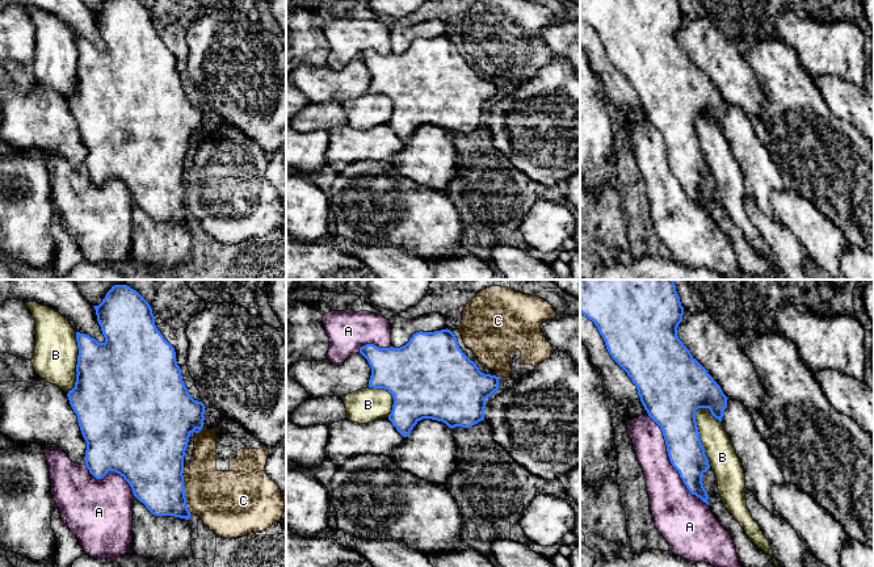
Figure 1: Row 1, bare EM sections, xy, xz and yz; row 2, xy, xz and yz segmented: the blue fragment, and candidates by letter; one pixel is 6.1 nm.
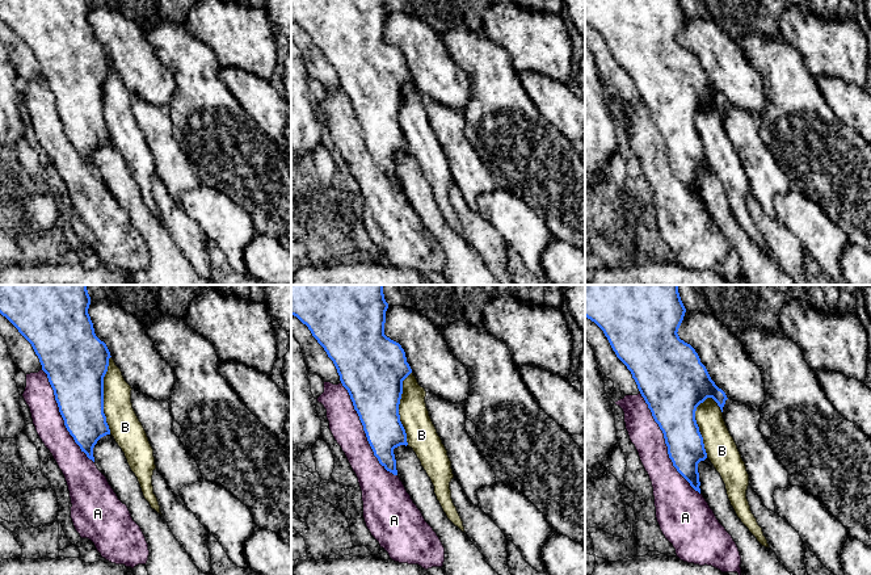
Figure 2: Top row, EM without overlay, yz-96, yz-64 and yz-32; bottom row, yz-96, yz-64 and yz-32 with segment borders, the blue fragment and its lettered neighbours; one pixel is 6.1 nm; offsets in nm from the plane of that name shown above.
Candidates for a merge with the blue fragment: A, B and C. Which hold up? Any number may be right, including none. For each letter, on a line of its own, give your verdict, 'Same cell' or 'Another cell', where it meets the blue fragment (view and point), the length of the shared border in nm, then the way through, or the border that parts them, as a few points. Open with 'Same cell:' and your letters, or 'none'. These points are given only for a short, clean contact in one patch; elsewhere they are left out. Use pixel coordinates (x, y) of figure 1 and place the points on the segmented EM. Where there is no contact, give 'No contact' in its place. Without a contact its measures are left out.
Same cell: B
A: Another cell. Touches blue at yz (669, 460). Shared border 700 nm
B: Same cell. Touches blue at yz (698, 437). Shared border 380 nm
C: Another cell. Touches blue at xy (184, 490). Shared border 280 nm

